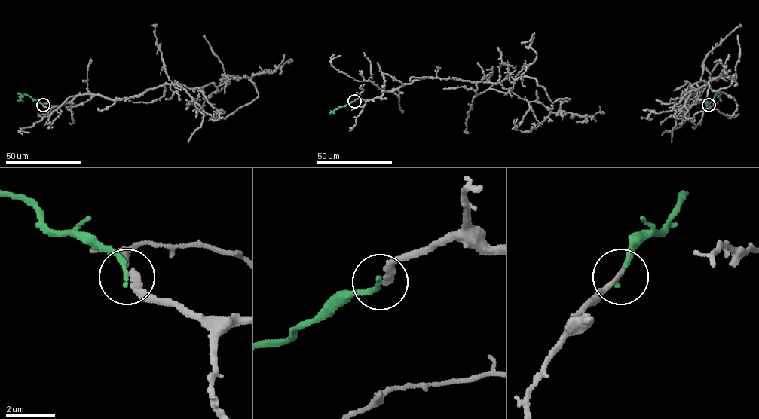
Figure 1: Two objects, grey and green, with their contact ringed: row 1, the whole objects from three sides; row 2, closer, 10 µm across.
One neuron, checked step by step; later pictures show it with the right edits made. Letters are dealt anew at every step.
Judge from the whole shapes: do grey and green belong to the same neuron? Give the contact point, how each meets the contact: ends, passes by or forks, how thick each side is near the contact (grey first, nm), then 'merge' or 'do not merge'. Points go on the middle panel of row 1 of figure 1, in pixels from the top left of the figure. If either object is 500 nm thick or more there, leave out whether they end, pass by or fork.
place (354, 101); grey ends; green ends; calibres 260 and 200 nm; merge

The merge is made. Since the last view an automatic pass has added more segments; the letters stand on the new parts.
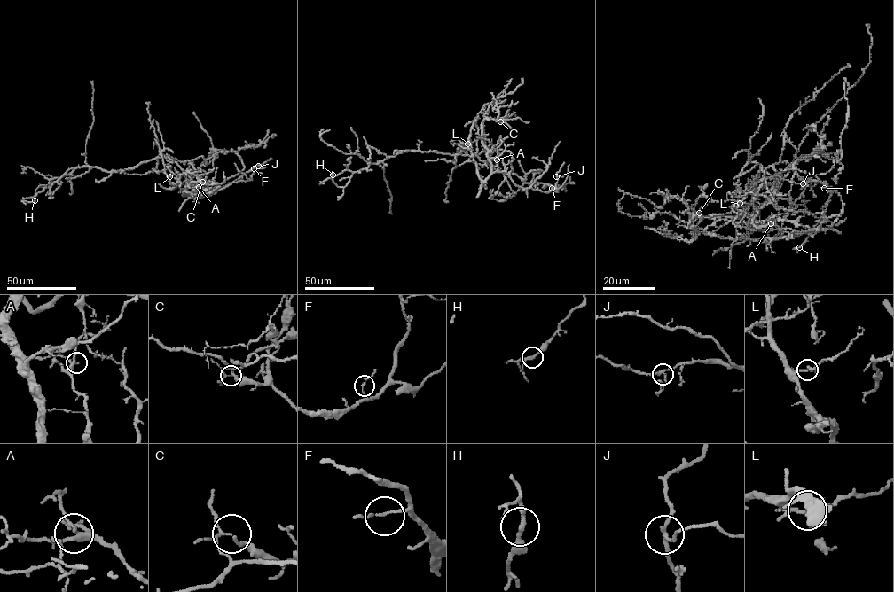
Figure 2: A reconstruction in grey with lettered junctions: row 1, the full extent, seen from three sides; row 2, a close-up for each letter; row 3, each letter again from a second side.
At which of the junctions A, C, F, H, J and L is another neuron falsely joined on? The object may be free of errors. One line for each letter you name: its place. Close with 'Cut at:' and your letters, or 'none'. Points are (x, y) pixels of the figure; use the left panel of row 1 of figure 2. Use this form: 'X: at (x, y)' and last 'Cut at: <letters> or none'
C: at (202, 182)
Cut at: C

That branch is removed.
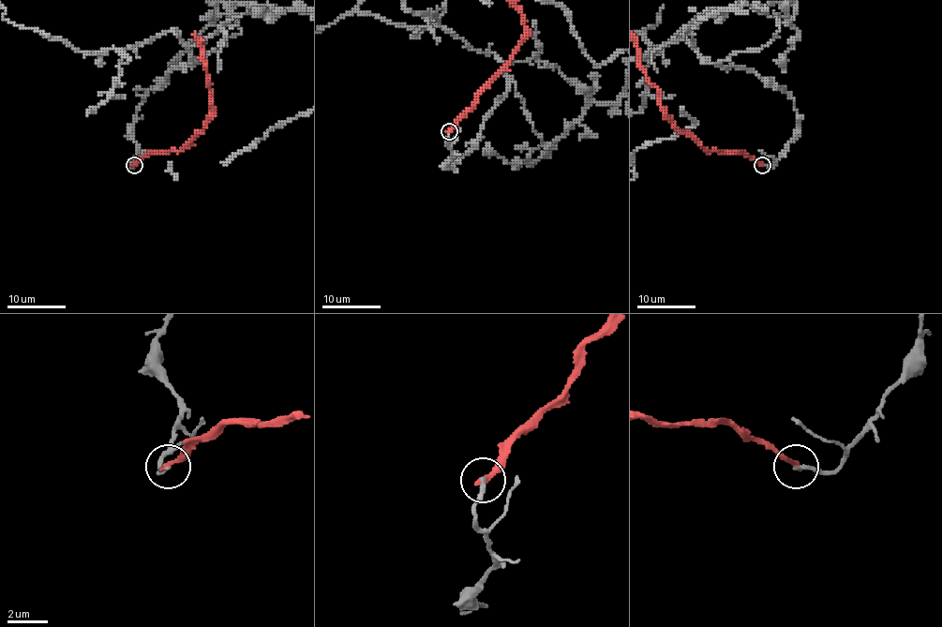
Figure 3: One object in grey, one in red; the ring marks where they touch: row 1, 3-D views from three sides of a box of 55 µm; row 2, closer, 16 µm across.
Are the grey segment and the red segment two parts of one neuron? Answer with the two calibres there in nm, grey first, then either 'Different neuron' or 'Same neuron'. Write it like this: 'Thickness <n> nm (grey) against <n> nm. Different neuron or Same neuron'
Thickness 220 nm (grey) against 280 nm. Different neuron

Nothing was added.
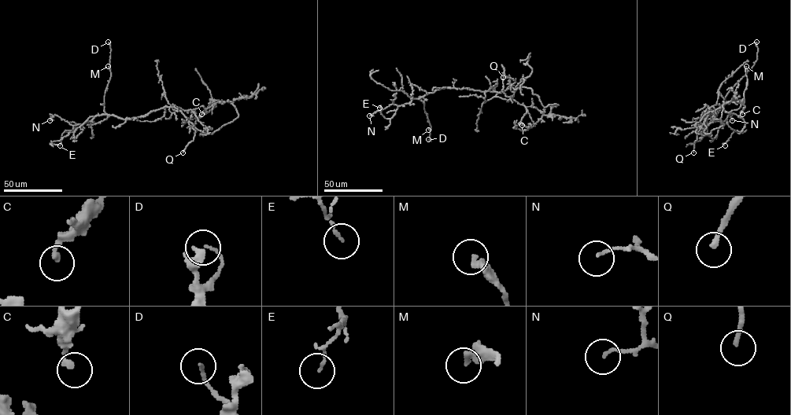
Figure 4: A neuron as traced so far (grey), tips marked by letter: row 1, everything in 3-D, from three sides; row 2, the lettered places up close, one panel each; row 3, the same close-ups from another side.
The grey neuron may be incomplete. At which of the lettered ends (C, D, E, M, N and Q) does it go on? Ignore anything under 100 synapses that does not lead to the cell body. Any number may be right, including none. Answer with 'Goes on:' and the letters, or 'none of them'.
Goes on: Q

